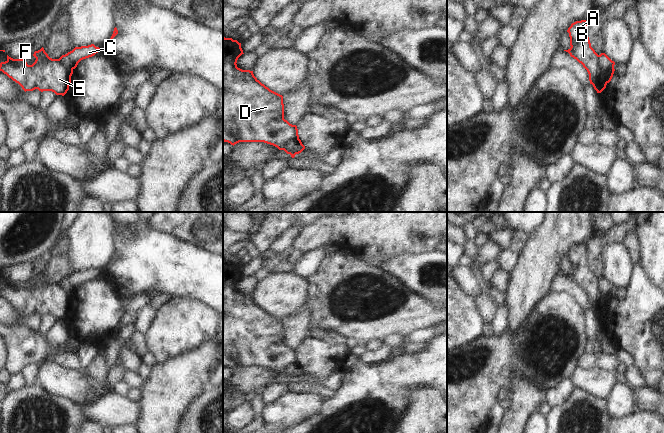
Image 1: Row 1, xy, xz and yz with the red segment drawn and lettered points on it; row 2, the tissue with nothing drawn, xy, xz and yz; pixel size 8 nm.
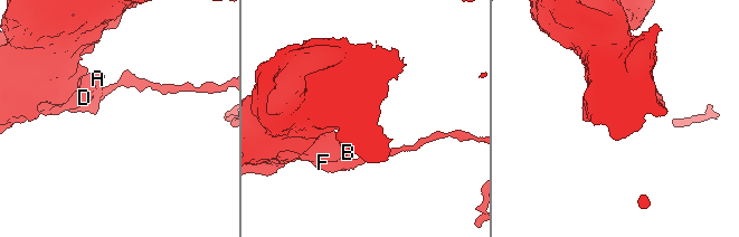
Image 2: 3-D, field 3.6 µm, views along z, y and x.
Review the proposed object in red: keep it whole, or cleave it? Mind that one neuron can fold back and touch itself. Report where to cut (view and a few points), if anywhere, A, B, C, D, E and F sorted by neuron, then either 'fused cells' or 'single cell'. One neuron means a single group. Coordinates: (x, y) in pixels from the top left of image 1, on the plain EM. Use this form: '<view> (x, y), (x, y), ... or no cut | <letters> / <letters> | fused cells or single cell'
yz (598, 279), (598, 288), (613, 297) | A B D E F / C | fused cells

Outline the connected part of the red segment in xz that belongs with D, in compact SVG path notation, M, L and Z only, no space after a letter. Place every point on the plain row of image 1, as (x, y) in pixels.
M223 260L223 365L233 370L239 366L264 366L283 374L288 366L299 363L297 350L284 343L282 319L262 308L253 295L237 291L242 278L241 267Z

